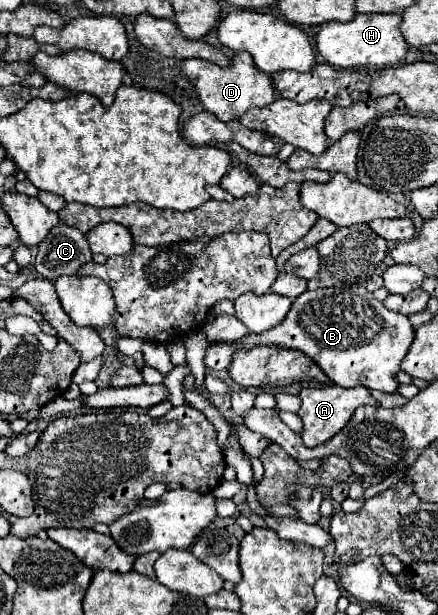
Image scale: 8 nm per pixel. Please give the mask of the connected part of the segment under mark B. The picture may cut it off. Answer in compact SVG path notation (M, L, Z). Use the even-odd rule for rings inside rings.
M332 287L316 289L300 295L284 321L266 333L248 333L240 341L232 343L208 343L204 365L214 371L228 369L232 355L238 349L252 349L256 345L278 345L284 349L296 349L306 353L312 361L320 365L326 377L340 387L364 385L368 389L378 389L384 393L394 393L398 389L396 375L400 373L400 361L408 353L414 341L414 329L406 315L388 311L366 287Z

